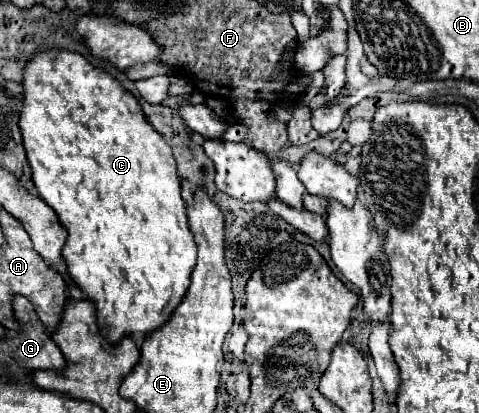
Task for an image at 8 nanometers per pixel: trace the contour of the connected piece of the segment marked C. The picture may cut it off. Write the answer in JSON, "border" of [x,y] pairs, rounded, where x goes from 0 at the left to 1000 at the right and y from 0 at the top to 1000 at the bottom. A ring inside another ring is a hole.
{"border":[[[104,119],[96,128],[75,133],[54,157],[54,172],[50,172],[50,259],[46,259],[46,278],[42,278],[42,317],[46,317],[58,395],[67,404],[67,438],[79,458],[79,472],[117,511],[125,540],[134,545],[134,554],[142,564],[142,584],[134,588],[134,637],[142,646],[150,680],[200,738],[200,768],[205,768],[200,782],[205,782],[213,816],[221,826],[230,826],[230,835],[234,835],[234,831],[251,826],[255,816],[276,816],[284,806],[313,811],[326,797],[334,797],[355,772],[363,748],[376,738],[376,729],[397,690],[397,661],[409,642],[409,588],[405,588],[405,574],[392,554],[388,496],[384,496],[380,472],[376,472],[376,429],[367,414],[367,390],[359,380],[359,361],[351,361],[351,346],[305,293],[284,235],[276,235],[267,220],[259,220],[255,206],[238,186],[230,186],[225,177],[217,177],[205,162],[192,162],[167,128]]]}

